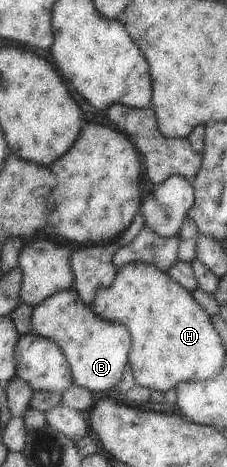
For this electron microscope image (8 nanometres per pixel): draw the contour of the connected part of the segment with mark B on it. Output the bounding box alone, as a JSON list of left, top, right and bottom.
[31,289,132,392]

